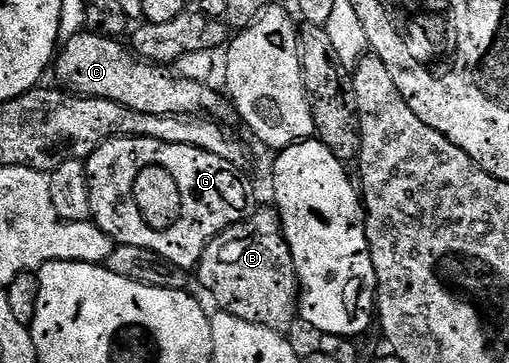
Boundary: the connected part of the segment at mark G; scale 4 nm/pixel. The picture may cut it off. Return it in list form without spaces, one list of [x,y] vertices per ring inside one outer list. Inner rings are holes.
[[[109,138],[108,141],[104,142],[103,145],[97,147],[95,151],[91,154],[89,158],[85,161],[87,166],[87,182],[89,183],[89,203],[91,204],[91,220],[95,222],[95,225],[105,231],[105,235],[109,235],[111,240],[115,242],[116,245],[128,245],[129,247],[141,247],[145,251],[153,251],[156,255],[161,258],[161,260],[166,261],[168,265],[174,265],[175,268],[184,271],[195,271],[198,270],[199,260],[201,255],[205,251],[205,247],[209,242],[211,242],[214,237],[221,235],[225,230],[231,225],[236,225],[238,221],[247,220],[249,214],[252,212],[253,204],[251,205],[251,197],[247,194],[247,185],[242,181],[240,170],[236,169],[225,159],[219,158],[217,155],[210,154],[209,151],[198,149],[191,145],[178,145],[177,143],[167,143],[163,141],[158,141],[157,139],[151,138]],[[149,163],[165,163],[167,167],[181,167],[181,189],[183,189],[183,197],[177,199],[177,213],[173,213],[173,227],[171,231],[167,233],[167,227],[157,227],[155,229],[149,229],[149,205],[141,205],[141,199],[143,201],[149,201],[149,193],[147,197],[139,197],[139,167],[147,167]]]

